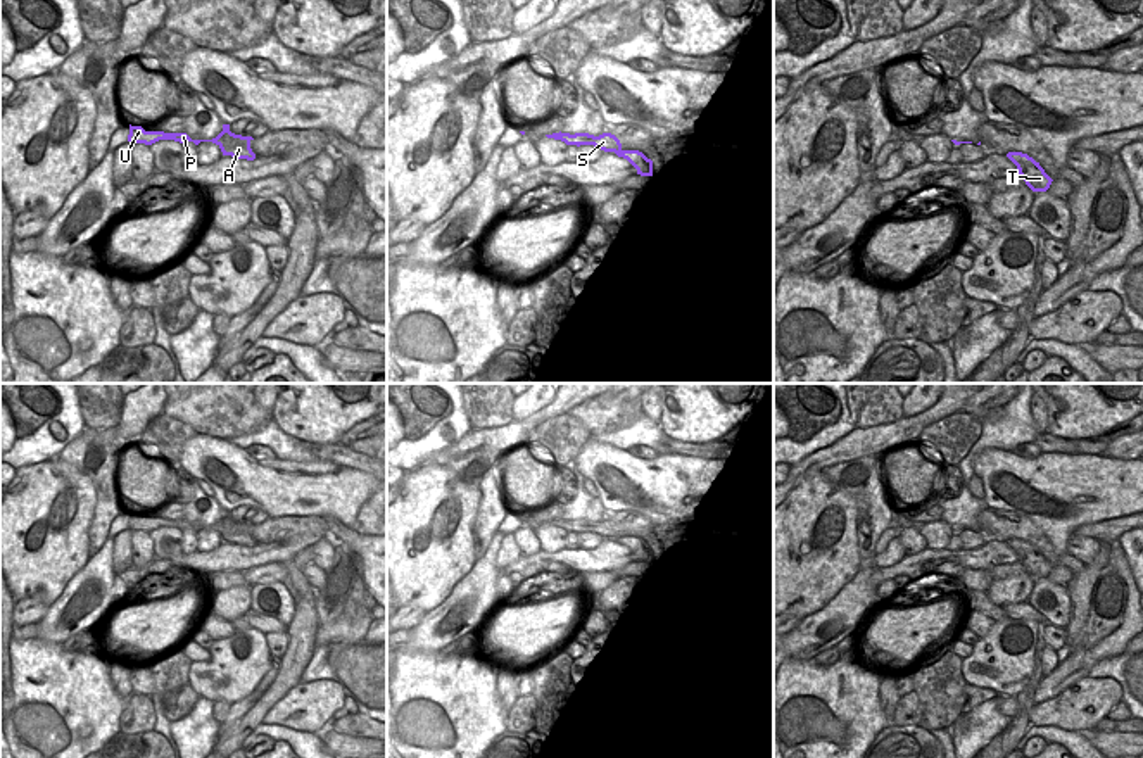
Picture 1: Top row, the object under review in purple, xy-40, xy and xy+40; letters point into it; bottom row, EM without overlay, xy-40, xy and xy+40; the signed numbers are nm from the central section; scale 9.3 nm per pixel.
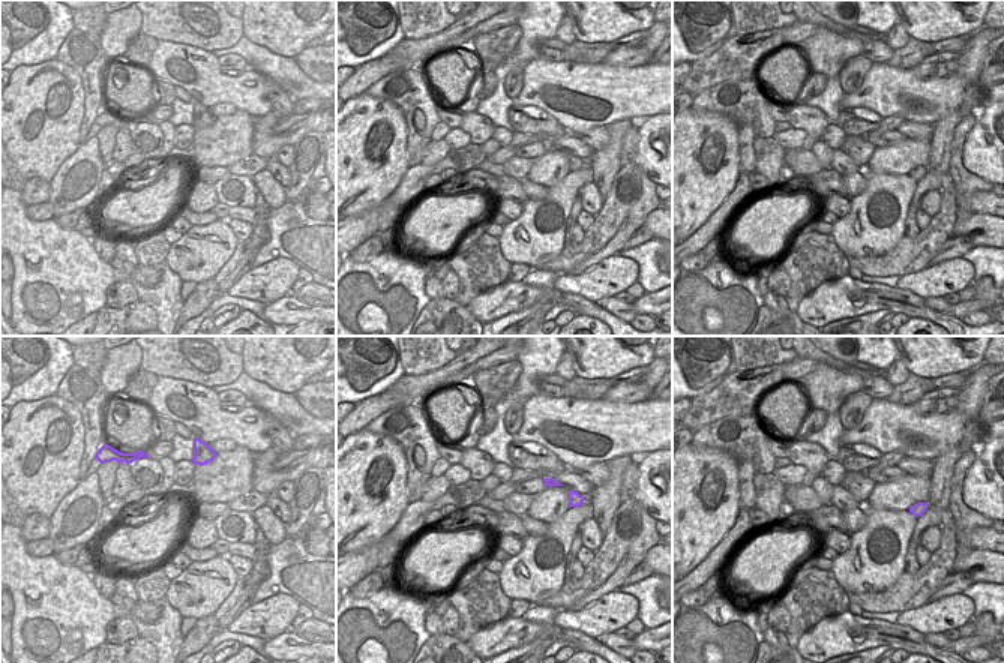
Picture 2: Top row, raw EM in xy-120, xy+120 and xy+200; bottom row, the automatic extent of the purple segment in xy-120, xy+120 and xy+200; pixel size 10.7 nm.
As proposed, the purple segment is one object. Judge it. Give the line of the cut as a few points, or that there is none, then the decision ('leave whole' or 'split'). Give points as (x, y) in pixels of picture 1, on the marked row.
xy (620, 149), (615, 152) | split

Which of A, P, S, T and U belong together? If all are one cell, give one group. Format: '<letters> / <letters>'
A T / P S U

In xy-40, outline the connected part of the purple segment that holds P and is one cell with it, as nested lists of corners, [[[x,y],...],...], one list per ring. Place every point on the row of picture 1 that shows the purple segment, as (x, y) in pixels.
[[[129,124],[129,135],[128,135],[129,143],[152,145],[159,140],[174,140],[180,143],[193,142],[195,145],[199,145],[200,142],[205,142],[205,140],[192,140],[186,133],[145,131],[142,126]]]

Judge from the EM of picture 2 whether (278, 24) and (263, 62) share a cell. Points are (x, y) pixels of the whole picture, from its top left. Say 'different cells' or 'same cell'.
different cells

